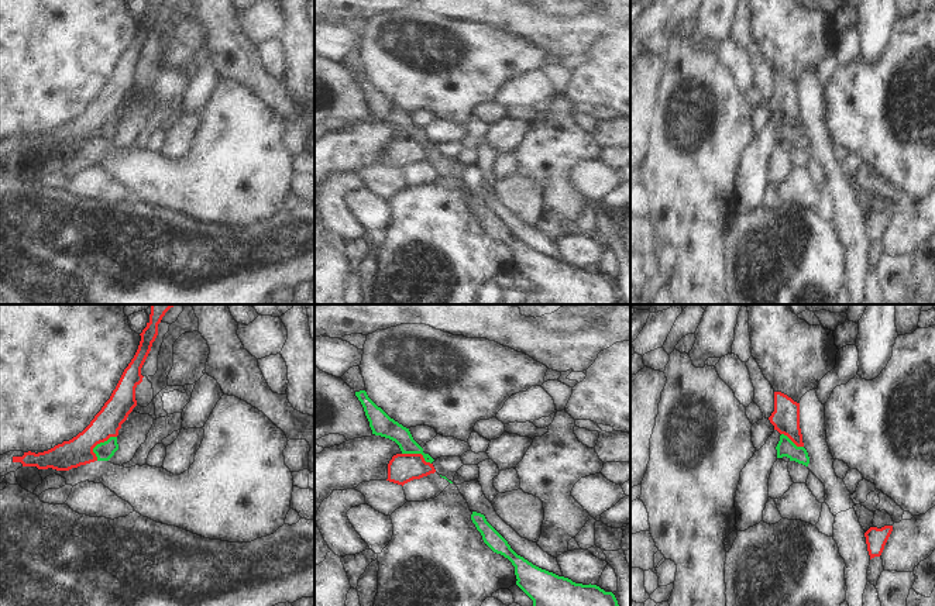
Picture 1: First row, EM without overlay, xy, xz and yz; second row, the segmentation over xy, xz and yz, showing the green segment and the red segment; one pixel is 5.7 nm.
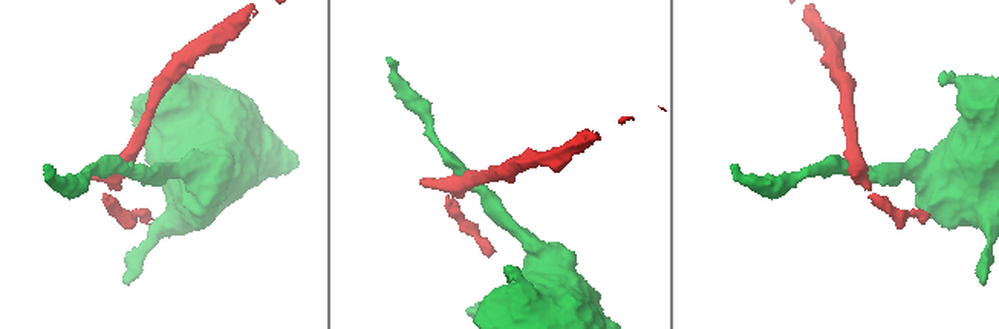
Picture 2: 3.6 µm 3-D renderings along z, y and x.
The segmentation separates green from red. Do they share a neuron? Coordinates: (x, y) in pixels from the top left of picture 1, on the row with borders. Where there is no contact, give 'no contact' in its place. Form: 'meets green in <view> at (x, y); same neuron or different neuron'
meets green in xy at (100, 443); different neuron

